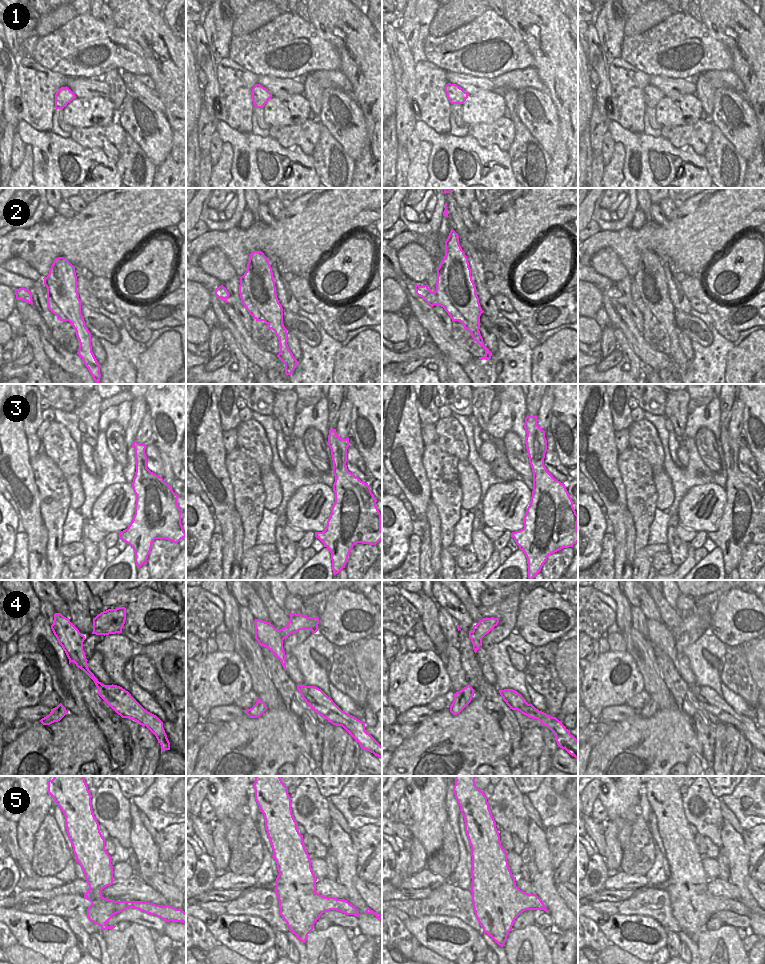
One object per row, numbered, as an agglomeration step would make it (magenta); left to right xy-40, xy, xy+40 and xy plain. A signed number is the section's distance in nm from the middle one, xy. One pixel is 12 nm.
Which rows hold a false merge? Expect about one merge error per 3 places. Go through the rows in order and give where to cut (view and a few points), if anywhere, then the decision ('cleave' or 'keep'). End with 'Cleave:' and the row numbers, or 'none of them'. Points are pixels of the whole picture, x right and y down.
1: cut none; keep
2: cut xy+40 (441, 261), (444, 291), (450, 302), (475, 328), (475, 331); cleave
3: cut none; keep
4: cut xy+40 (472, 631), (480, 645); cleave
5: cut none; keep
Cleave: 2, 4

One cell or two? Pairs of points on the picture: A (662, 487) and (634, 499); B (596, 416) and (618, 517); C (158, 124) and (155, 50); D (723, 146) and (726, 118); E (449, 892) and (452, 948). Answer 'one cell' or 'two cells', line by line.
A: two cells
B: one cell
C: two cells
D: two cells
E: two cells

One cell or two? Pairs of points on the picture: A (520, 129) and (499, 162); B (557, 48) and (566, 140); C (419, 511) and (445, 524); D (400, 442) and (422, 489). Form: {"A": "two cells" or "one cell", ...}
{"A": "two cells", "B": "one cell", "C": "two cells", "D": "one cell"}

